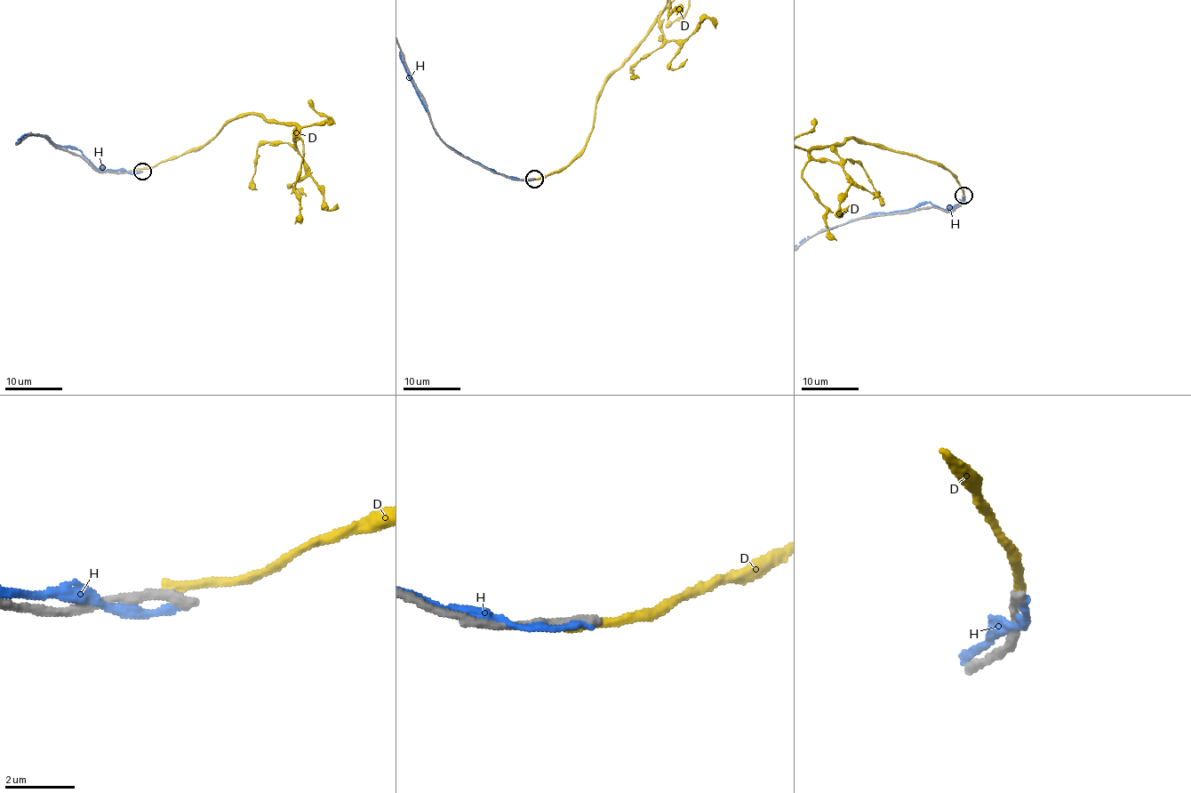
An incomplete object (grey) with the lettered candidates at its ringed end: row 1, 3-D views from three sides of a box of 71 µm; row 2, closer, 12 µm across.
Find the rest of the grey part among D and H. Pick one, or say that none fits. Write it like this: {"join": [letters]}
{"join": []}

